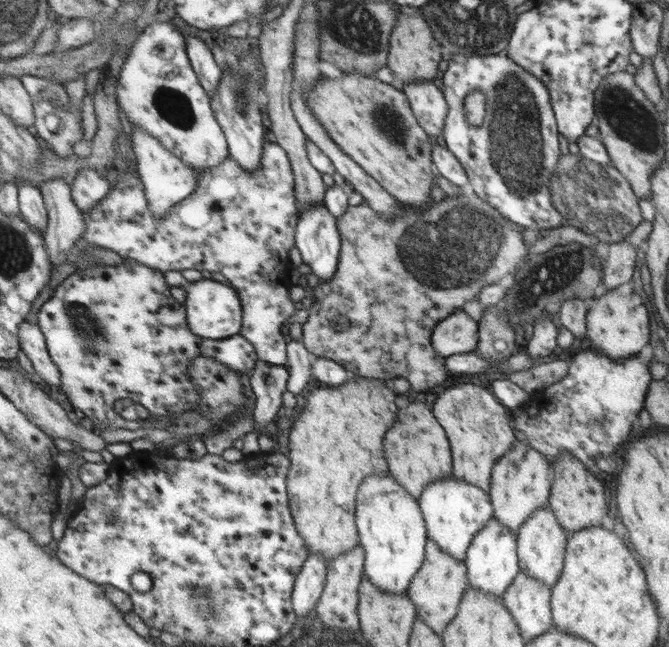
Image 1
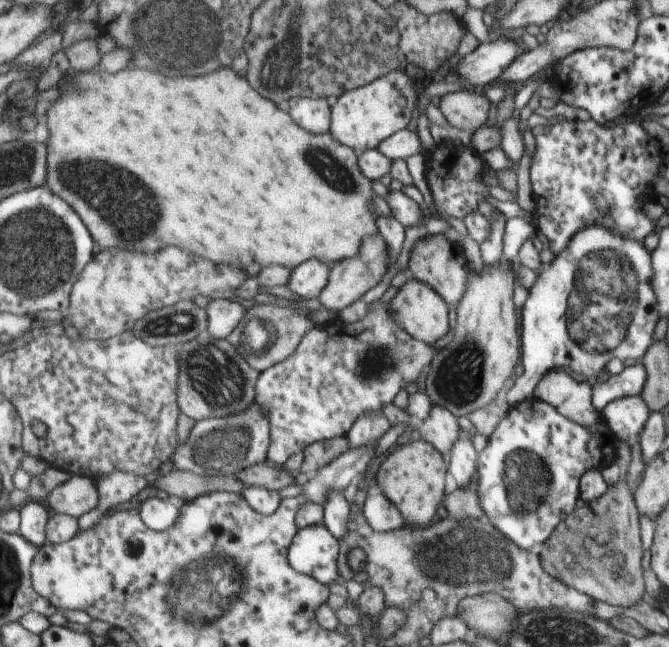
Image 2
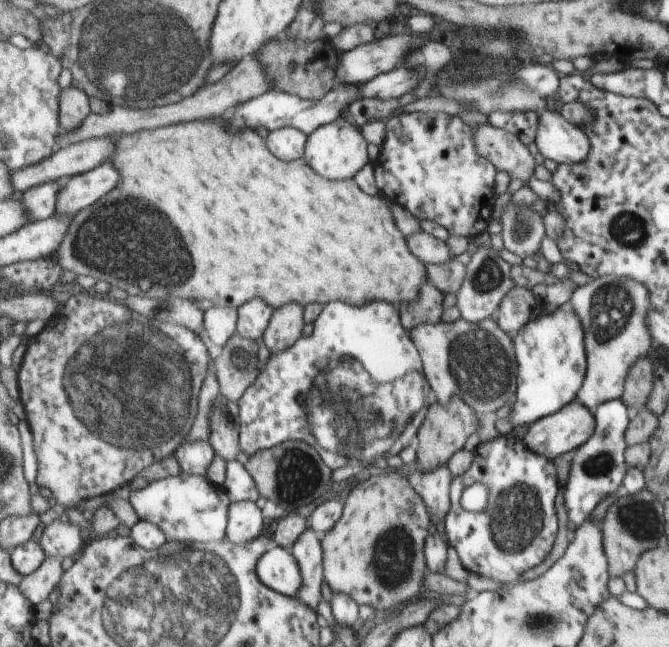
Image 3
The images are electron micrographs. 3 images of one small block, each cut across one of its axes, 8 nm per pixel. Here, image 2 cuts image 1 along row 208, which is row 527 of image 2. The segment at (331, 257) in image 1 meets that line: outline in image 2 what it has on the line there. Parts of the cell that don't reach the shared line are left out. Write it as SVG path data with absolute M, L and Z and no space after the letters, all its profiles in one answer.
M323 522L297 530L290 546L291 566L326 585L339 574L339 542Z

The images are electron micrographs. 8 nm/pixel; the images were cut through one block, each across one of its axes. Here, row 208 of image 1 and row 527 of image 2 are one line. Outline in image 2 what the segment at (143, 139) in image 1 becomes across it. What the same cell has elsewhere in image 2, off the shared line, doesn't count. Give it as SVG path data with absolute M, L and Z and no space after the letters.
M152 497L141 504L139 511L149 528L164 531L175 524L179 518L180 508L171 500Z

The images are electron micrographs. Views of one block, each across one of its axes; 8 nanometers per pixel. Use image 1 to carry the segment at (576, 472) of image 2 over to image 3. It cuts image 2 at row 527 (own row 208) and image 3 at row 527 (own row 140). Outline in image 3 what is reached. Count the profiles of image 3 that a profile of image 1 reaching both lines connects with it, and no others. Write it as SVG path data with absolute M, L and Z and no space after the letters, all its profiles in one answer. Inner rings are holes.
M512 434L497 435L491 440L480 442L472 455L469 468L450 480L449 508L444 517L446 542L455 549L461 564L470 573L511 584L515 576L539 564L551 550L551 544L555 540L557 532L557 520L553 510L553 498L557 494L555 466L551 459L535 454L521 439ZM473 483L484 484L488 489L486 507L476 513L463 510L460 505L462 490Z

